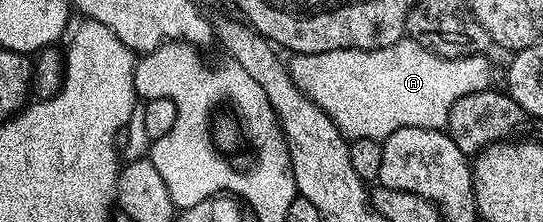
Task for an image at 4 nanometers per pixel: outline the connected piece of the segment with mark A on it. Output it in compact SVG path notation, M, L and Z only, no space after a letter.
M404 36L388 48L295 55L288 73L347 139L381 141L402 127L443 129L456 100L491 87L492 66L486 57L480 53L446 58Z

